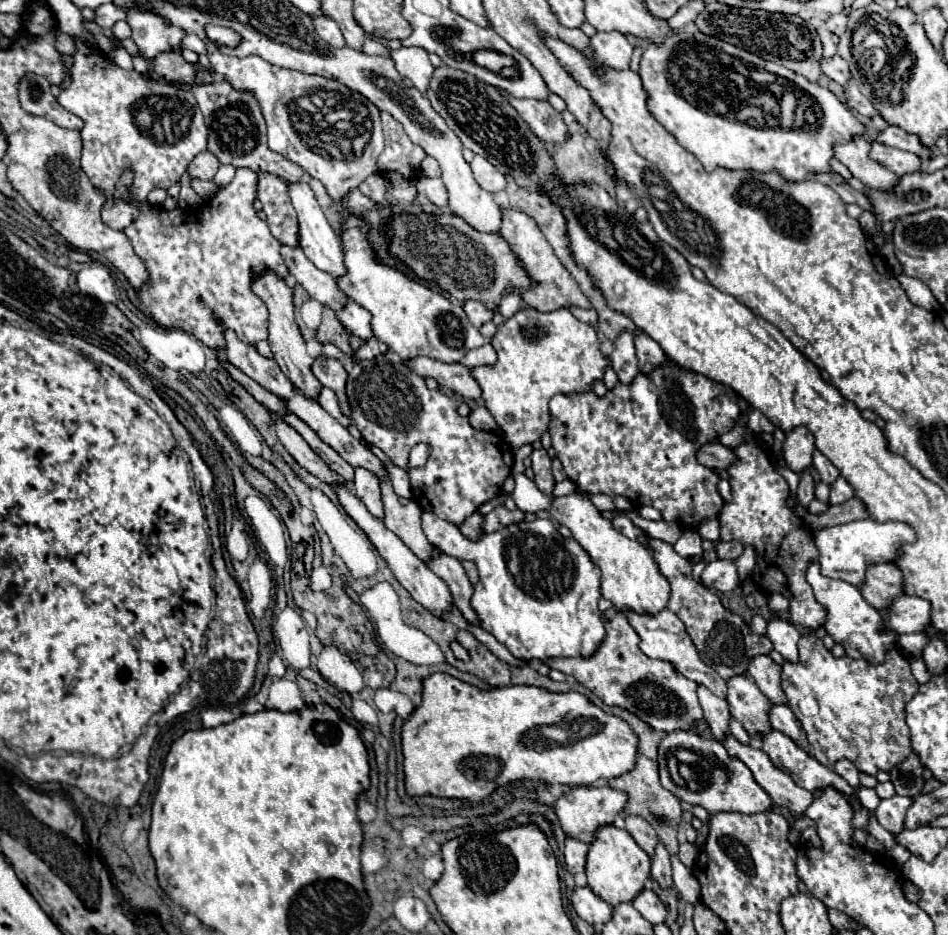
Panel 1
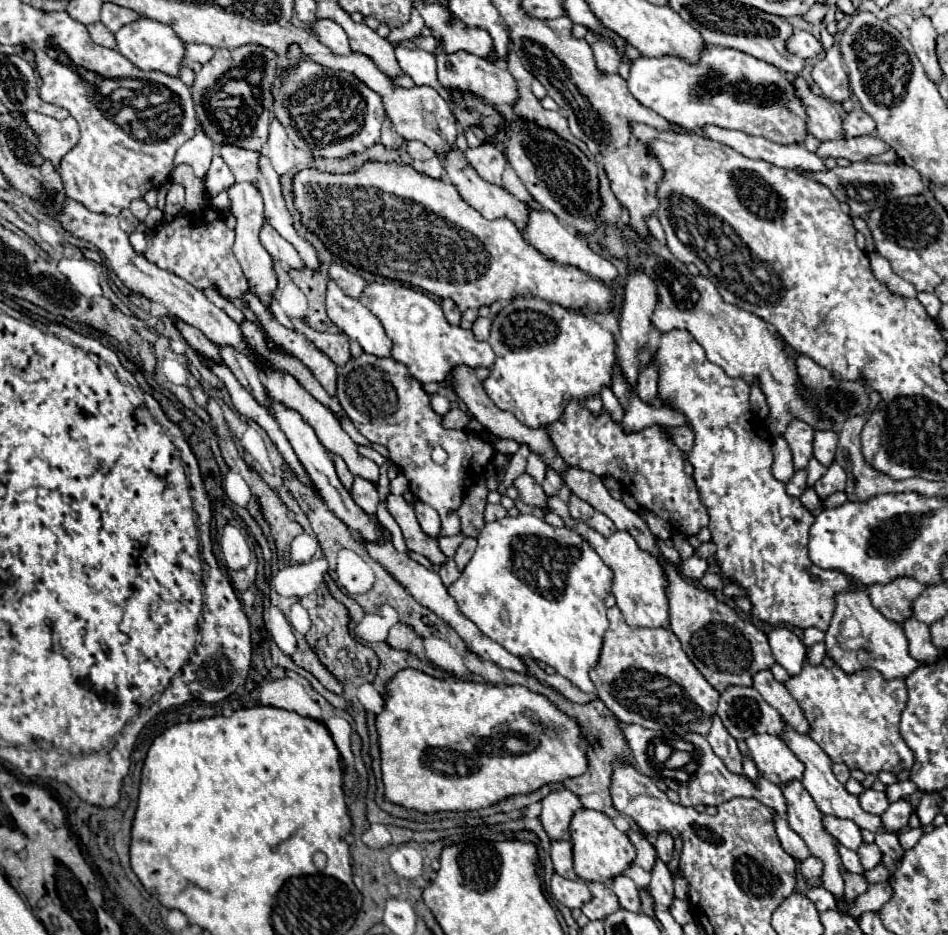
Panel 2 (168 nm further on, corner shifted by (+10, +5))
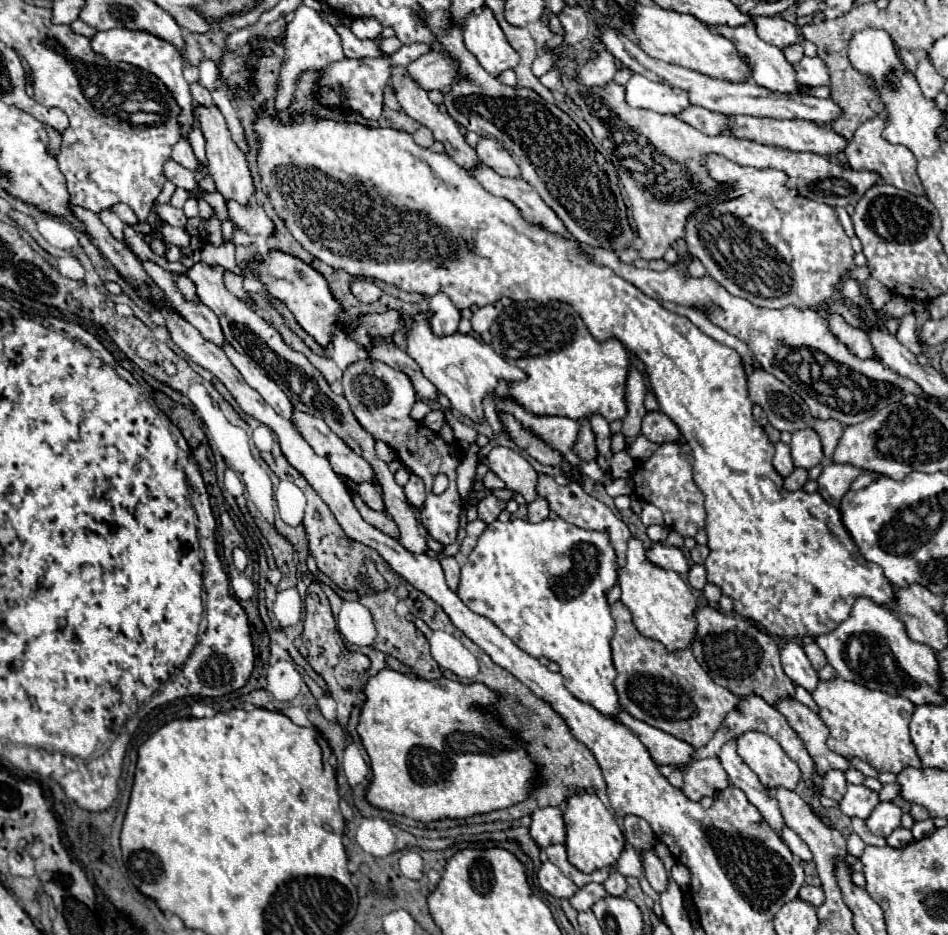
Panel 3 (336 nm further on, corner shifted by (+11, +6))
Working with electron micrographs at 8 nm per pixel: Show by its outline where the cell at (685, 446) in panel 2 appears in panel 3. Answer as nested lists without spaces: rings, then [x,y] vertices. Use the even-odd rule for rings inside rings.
[[[660,410],[648,412],[646,418],[642,420],[642,434],[656,444],[662,442],[678,442],[680,440],[680,430],[678,426]]]

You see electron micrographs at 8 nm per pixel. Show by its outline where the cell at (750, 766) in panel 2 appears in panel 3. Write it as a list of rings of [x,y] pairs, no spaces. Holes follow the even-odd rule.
[[[784,826],[782,828],[782,840],[786,842],[786,846],[790,848],[790,852],[796,856],[796,858],[800,858],[800,860],[812,860],[813,855],[810,852],[810,848],[808,848],[808,844],[794,832],[794,830],[790,830],[788,826]]]

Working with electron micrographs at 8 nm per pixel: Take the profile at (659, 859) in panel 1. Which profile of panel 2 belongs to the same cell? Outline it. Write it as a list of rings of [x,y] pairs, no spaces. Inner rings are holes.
[[[657,859],[655,869],[651,873],[651,895],[657,903],[663,903],[667,909],[671,907],[671,903],[675,899],[675,895],[673,895],[673,875],[661,859]]]

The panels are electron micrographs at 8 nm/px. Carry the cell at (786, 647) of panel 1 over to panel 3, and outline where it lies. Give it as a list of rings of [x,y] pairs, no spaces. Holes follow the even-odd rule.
[[[786,642],[780,648],[780,662],[782,662],[782,670],[784,674],[798,686],[806,688],[808,692],[812,692],[818,684],[818,672],[810,666],[810,660],[806,658],[802,644],[798,642]]]

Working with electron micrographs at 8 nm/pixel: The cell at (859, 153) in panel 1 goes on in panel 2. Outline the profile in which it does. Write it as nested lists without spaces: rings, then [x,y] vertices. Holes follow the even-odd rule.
[[[795,75],[791,85],[795,87],[795,95],[807,111],[807,131],[813,133],[819,141],[843,139],[845,135],[841,129],[841,113],[837,105],[821,95],[815,95],[801,75]]]

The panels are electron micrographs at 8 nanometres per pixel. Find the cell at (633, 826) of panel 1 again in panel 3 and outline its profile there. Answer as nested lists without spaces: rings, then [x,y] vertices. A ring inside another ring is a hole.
[[[654,850],[642,852],[642,866],[644,866],[644,874],[646,874],[650,886],[656,892],[664,892],[666,890],[666,882],[668,882],[668,872],[664,870],[664,864],[658,860]]]

